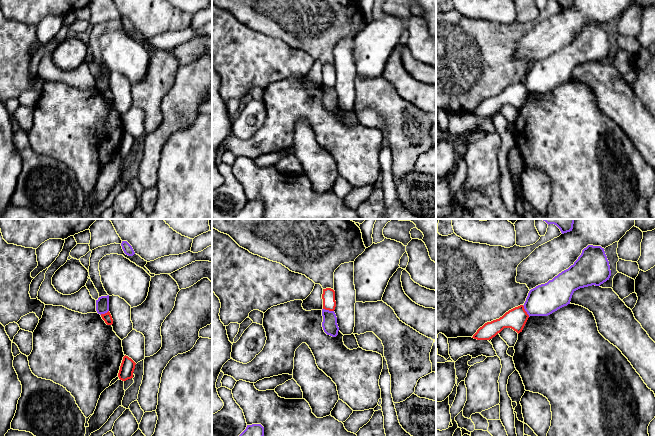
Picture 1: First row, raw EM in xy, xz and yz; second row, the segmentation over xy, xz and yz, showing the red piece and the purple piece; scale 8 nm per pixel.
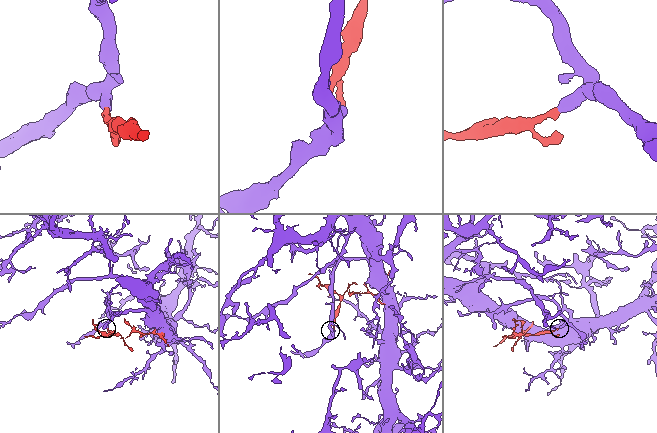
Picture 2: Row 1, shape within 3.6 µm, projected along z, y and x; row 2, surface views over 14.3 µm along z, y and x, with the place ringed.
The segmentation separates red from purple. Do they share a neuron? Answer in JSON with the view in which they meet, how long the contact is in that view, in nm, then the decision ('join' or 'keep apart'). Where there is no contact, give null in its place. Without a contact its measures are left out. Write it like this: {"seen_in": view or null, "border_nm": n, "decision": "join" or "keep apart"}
{"seen_in": "yz", "border_nm": 110, "decision": "keep apart"}

